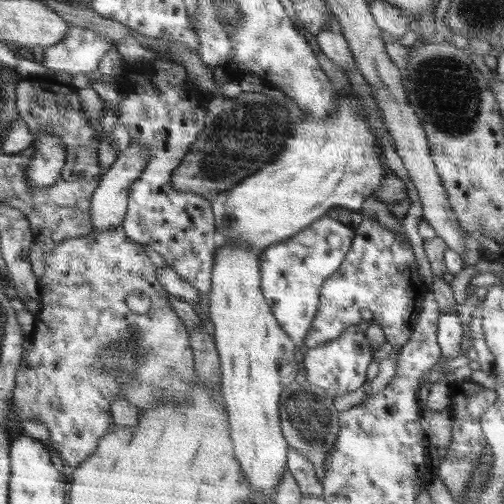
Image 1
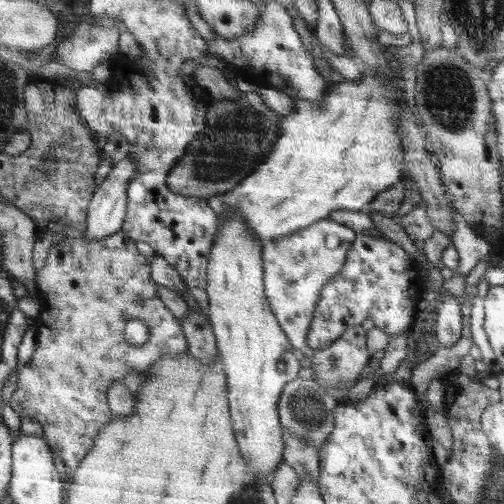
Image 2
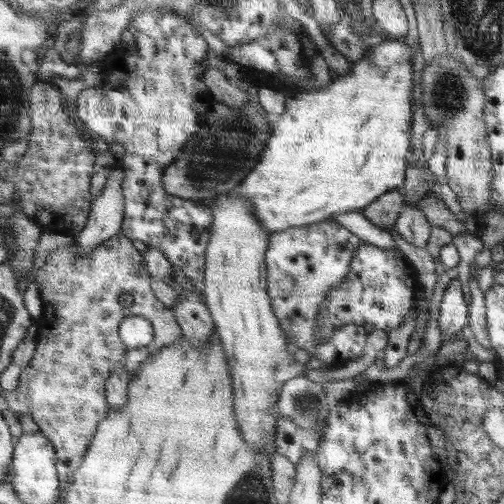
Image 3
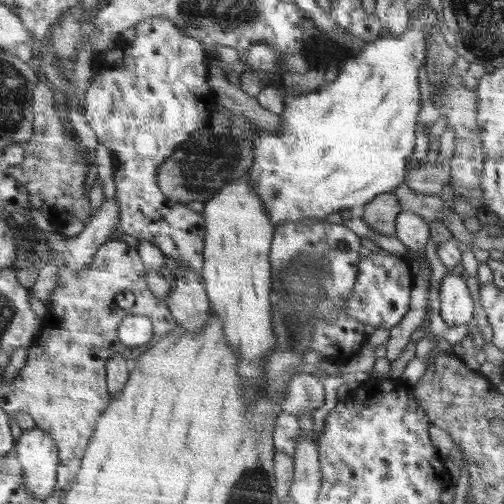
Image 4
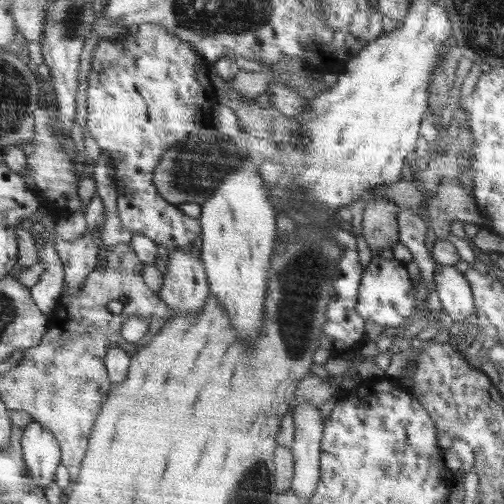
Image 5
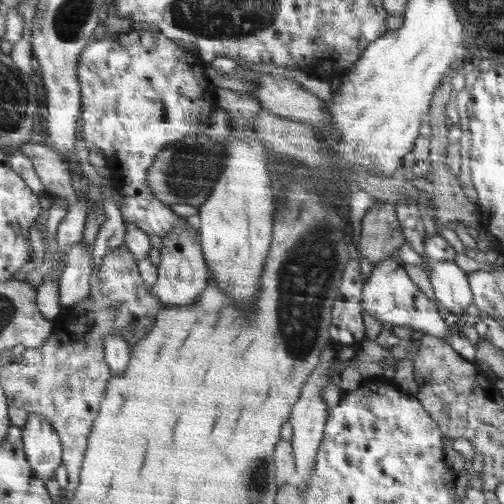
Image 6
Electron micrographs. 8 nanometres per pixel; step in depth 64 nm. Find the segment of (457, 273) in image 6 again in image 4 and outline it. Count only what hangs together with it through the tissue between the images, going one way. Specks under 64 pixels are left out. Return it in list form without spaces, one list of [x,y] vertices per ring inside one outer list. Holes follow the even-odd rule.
[[[451,276],[441,280],[439,286],[439,308],[445,326],[461,326],[473,320],[473,300],[463,276]]]

